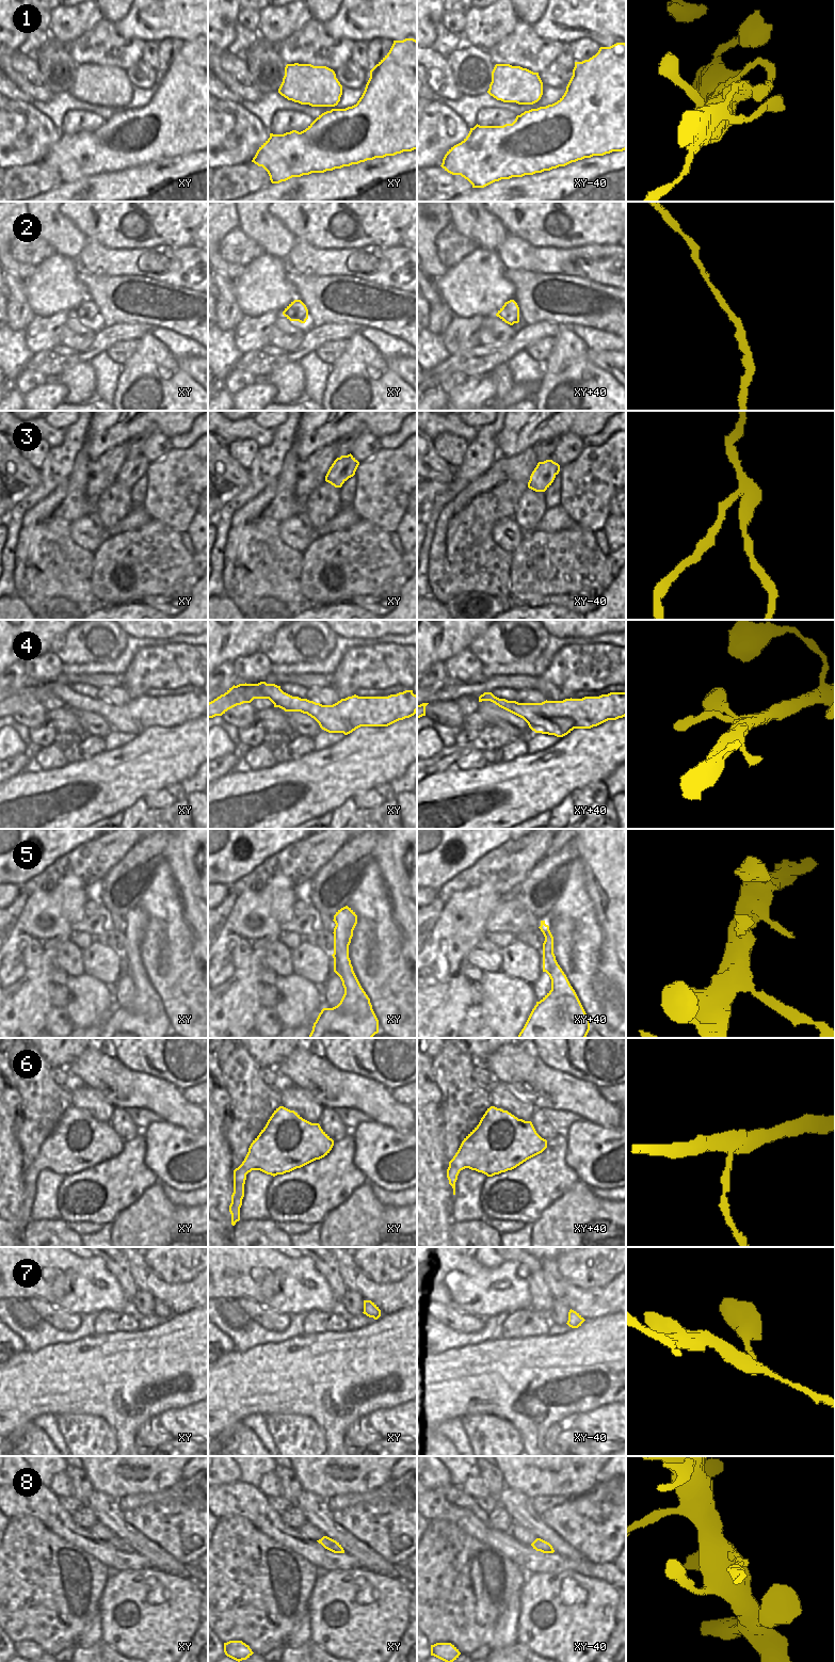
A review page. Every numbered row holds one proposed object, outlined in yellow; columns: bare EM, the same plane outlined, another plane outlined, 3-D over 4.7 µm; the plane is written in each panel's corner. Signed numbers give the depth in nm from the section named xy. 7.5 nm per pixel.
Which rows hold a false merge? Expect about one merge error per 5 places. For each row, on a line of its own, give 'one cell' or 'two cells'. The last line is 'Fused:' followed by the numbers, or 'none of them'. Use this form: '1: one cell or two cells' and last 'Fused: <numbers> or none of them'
1: one cell
2: one cell
3: two cells
4: one cell
5: one cell
6: two cells
7: one cell
8: two cells
Fused: 3, 6, 8

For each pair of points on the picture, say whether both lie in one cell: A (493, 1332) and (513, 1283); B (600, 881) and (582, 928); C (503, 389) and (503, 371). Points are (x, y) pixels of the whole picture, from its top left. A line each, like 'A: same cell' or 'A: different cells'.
A: different cells
B: different cells
C: same cell

